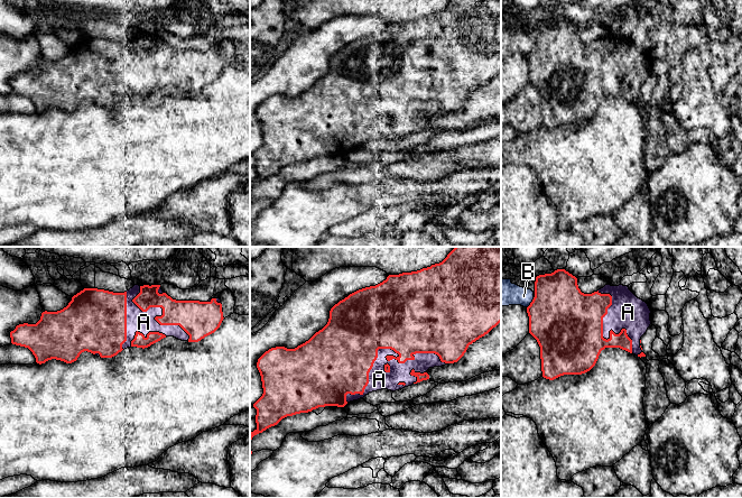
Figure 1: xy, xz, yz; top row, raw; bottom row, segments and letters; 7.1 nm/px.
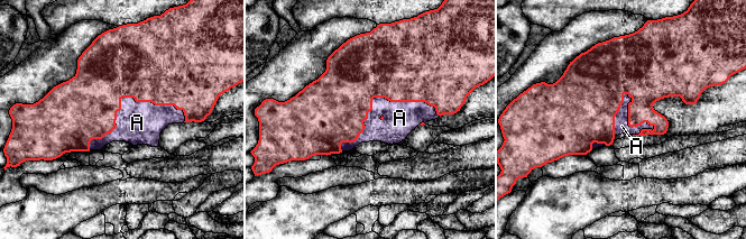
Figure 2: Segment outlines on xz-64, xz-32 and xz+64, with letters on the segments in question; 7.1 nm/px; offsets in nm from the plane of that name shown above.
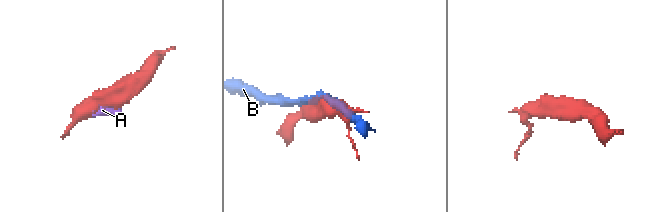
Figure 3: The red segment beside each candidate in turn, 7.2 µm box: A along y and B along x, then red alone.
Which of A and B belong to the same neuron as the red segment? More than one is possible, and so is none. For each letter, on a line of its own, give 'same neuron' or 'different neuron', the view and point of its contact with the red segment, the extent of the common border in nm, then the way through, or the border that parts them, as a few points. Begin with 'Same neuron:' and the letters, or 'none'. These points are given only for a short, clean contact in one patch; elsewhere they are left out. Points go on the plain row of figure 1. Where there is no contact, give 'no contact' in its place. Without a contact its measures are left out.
Same neuron: A
A: same neuron; meets red in xz at (385, 97); contact 750 nm long
B: different neuron; meets red in yz at (530, 52); contact 90 nm long

